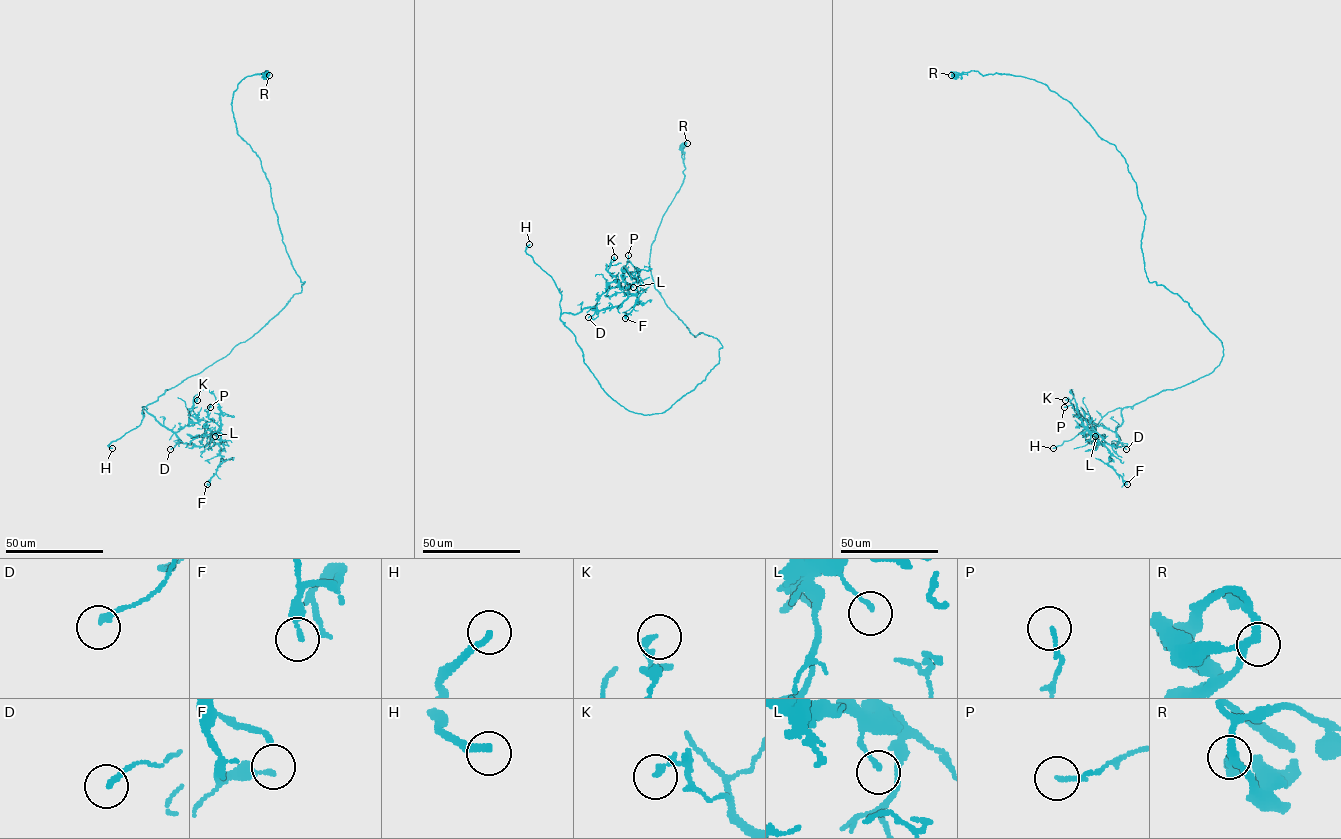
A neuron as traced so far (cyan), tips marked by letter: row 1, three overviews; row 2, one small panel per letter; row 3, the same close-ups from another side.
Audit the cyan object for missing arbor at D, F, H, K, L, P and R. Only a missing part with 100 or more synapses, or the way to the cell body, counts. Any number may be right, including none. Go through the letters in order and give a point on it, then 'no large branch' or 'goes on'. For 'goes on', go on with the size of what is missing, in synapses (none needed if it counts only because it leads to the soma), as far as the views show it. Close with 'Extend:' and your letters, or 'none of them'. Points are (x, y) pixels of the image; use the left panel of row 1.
D: place (170, 449); no large branch
F: place (207, 484); no large branch
H: place (112, 448); goes on
K: place (197, 400); no large branch
L: place (215, 436); no large branch
P: place (210, 407); no large branch
R: place (269, 75); no large branch
Extend: H

